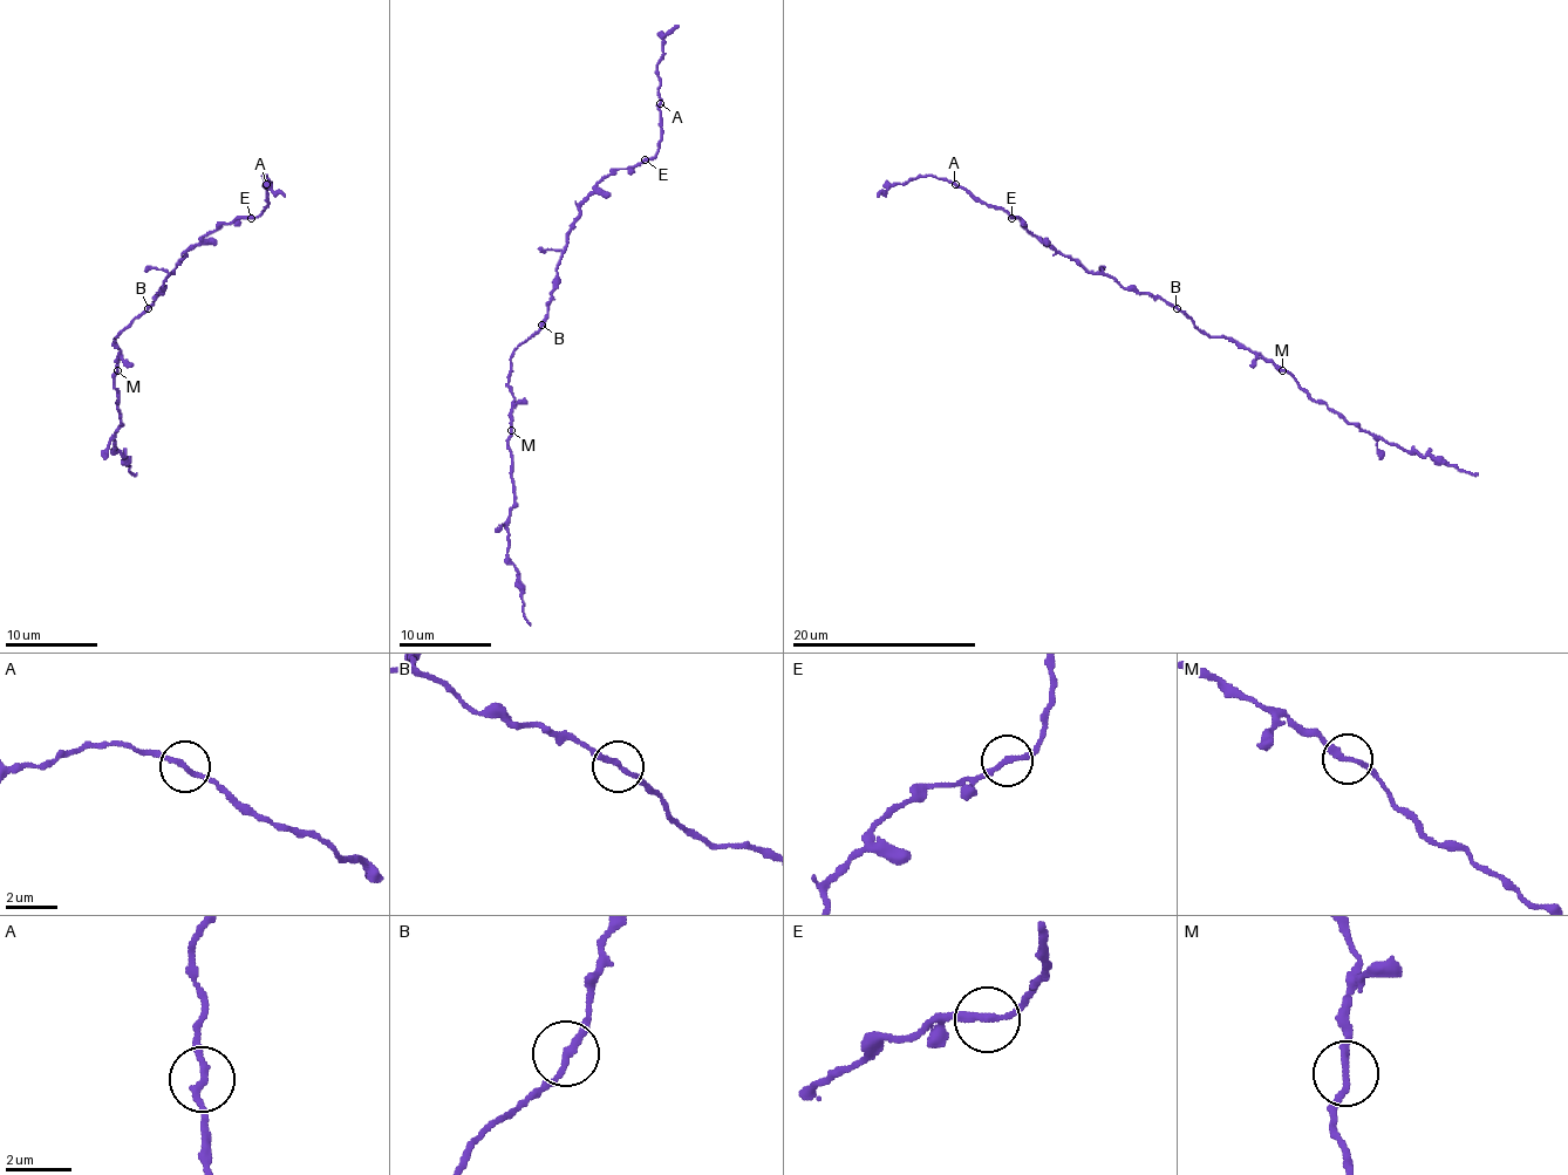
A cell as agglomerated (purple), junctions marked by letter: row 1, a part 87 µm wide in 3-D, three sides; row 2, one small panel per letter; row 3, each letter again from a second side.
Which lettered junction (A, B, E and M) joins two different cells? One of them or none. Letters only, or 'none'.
A

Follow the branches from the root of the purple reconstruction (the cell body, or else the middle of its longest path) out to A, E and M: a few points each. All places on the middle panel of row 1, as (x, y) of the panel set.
A: (547, 313), (557, 261), (580, 204), (611, 173), (633, 169), (656, 154), (661, 139), (659, 102)
E: (547, 313), (547, 301), (557, 280), (557, 261), (580, 204), (611, 173), (618, 169), (633, 169), (645, 159)
M: (547, 313), (544, 325), (513, 352), (511, 359), (511, 430)

